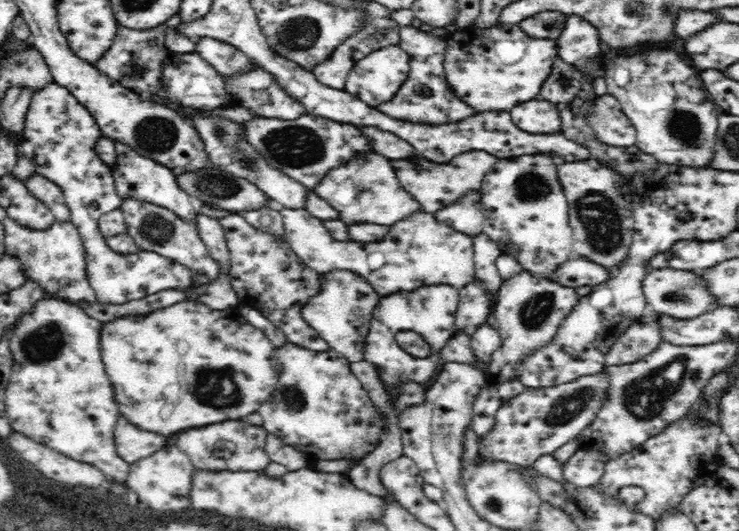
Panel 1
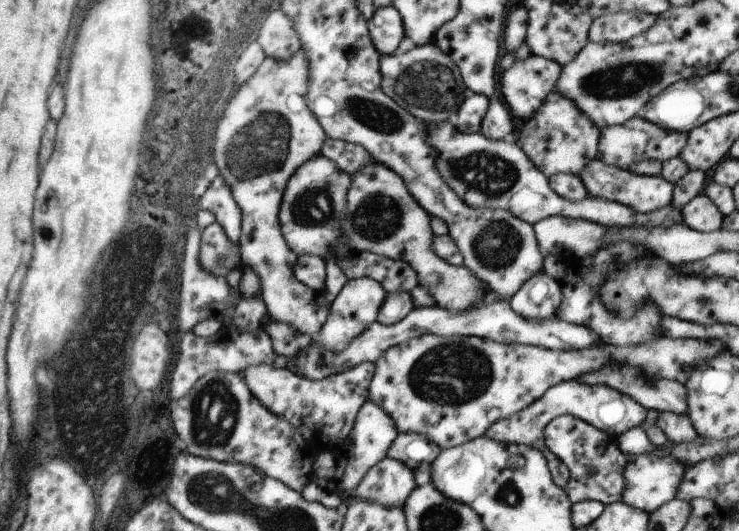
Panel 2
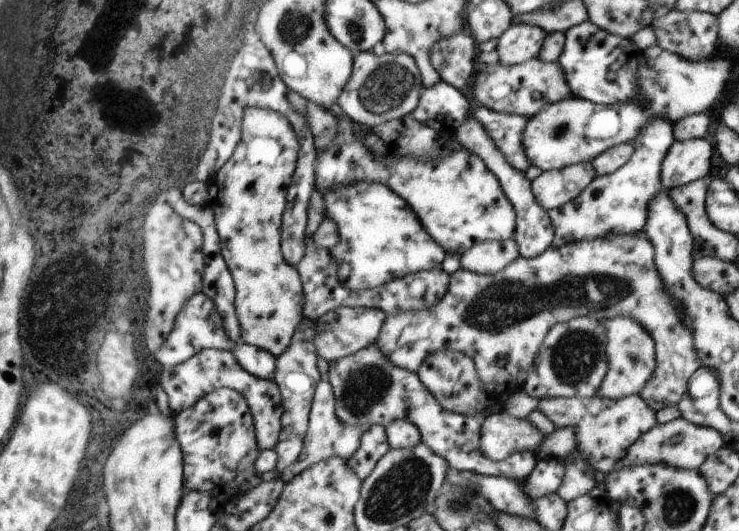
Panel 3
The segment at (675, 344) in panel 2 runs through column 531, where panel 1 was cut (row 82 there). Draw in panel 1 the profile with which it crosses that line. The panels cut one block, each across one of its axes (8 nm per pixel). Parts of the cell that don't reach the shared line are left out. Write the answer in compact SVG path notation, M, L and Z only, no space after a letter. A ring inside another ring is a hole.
M386 46L382 50L376 50L372 54L364 56L360 62L356 62L354 70L348 74L346 92L350 92L352 96L360 98L362 102L366 102L370 106L378 106L382 102L388 102L394 94L398 94L404 80L408 80L410 60L412 58L400 46Z

